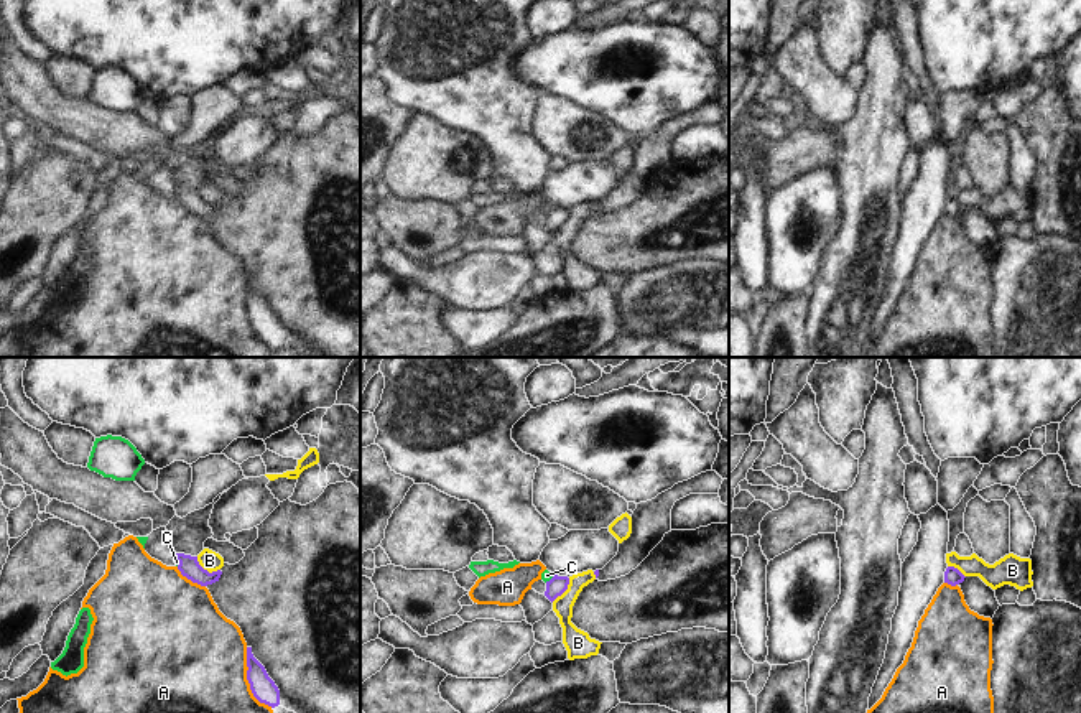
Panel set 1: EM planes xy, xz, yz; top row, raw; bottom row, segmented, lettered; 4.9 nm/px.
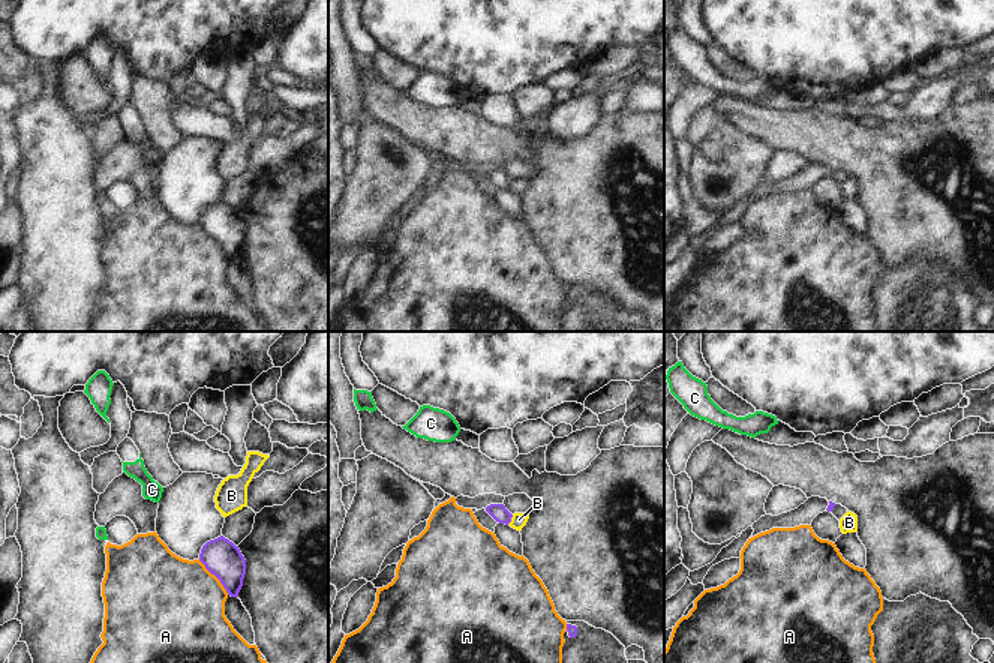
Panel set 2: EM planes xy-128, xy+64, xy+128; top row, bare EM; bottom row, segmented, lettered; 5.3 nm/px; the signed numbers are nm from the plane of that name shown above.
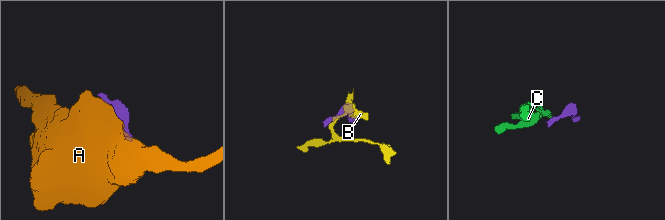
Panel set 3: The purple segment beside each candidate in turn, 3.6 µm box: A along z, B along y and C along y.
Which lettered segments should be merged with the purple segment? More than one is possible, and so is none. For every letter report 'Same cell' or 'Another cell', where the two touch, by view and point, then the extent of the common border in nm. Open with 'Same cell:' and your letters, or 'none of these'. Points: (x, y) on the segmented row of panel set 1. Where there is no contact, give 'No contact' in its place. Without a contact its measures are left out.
Same cell: none of these
A: Another cell. Touches purple at xy (247, 679). Shared border 320 nm
B: Another cell. Touches purple at xy (206, 570). Shared border 140 nm
C: Another cell. Touches purple at xz (552, 578). Shared border 70 nm.

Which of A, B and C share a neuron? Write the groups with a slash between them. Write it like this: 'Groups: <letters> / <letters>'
Groups: A / B / C.

